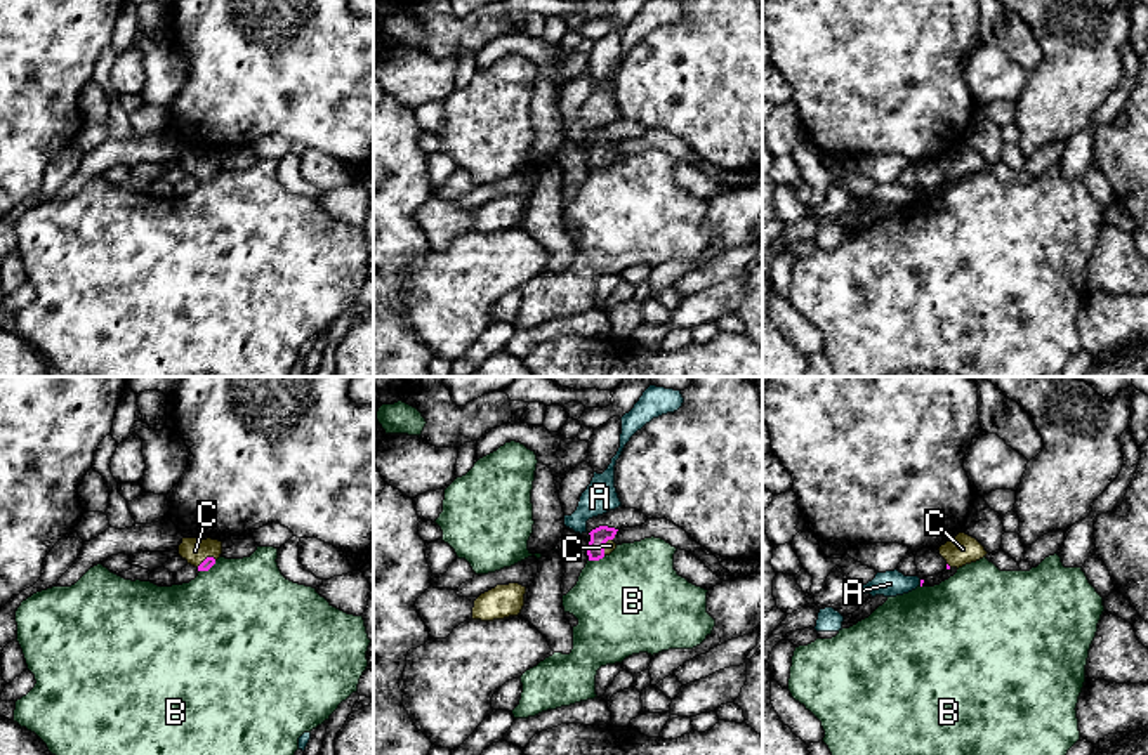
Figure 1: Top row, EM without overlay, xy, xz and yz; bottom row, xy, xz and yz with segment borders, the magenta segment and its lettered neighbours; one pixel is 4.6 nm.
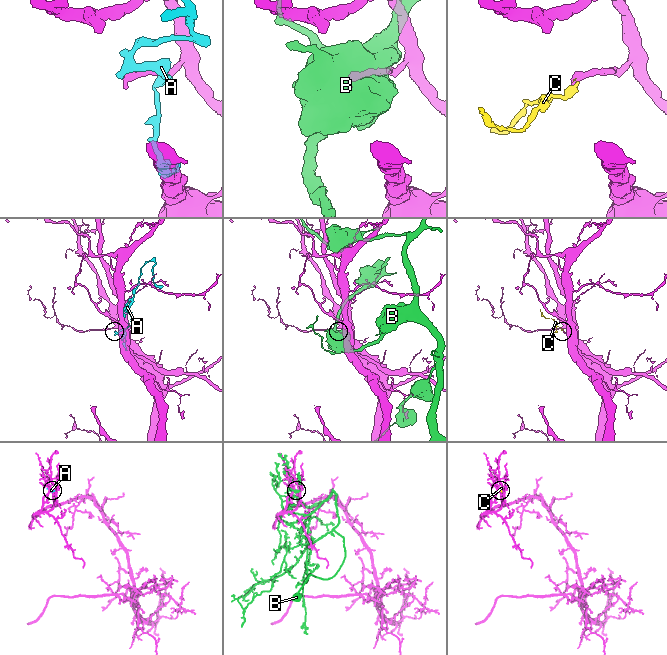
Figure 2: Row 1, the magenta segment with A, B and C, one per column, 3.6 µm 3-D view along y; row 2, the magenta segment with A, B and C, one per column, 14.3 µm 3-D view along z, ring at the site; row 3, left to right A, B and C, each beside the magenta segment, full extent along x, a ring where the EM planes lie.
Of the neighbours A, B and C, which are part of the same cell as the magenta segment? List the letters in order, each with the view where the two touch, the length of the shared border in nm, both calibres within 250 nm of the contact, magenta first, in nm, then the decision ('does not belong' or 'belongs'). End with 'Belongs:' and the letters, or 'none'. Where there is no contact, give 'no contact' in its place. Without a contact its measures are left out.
A: yz | 30 nm | 20/120 nm | does not belong
B: xz | 80 nm | 80/480 nm | does not belong
C: xz | 90 nm | 80/60 nm | belongs
Belongs: C

